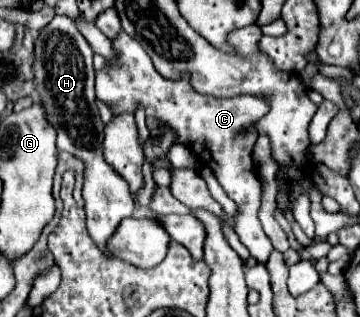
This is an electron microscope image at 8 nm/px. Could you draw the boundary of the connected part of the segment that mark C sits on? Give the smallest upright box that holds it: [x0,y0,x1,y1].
[96,31,272,265]

